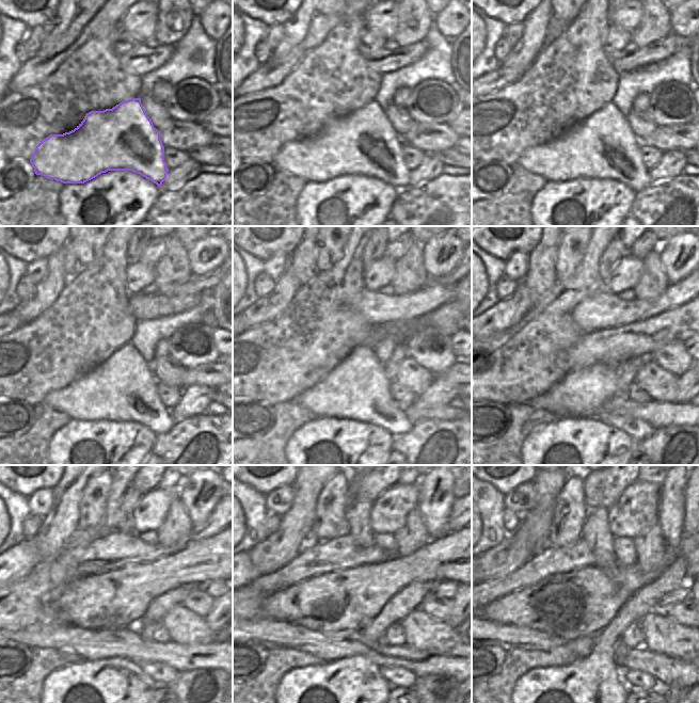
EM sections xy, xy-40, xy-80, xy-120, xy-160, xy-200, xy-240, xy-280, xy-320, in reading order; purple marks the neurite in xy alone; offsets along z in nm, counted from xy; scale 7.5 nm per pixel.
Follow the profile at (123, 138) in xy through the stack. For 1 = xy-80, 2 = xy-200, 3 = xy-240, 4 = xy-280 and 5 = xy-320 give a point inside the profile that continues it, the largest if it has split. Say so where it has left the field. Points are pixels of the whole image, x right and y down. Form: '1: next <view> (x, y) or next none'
1: next xy-80 (603, 146)
2: next xy-200 (580, 395)
3: next xy-240 (161, 674)
4: next xy-280 (397, 676)
5: next xy-320 (634, 678)

